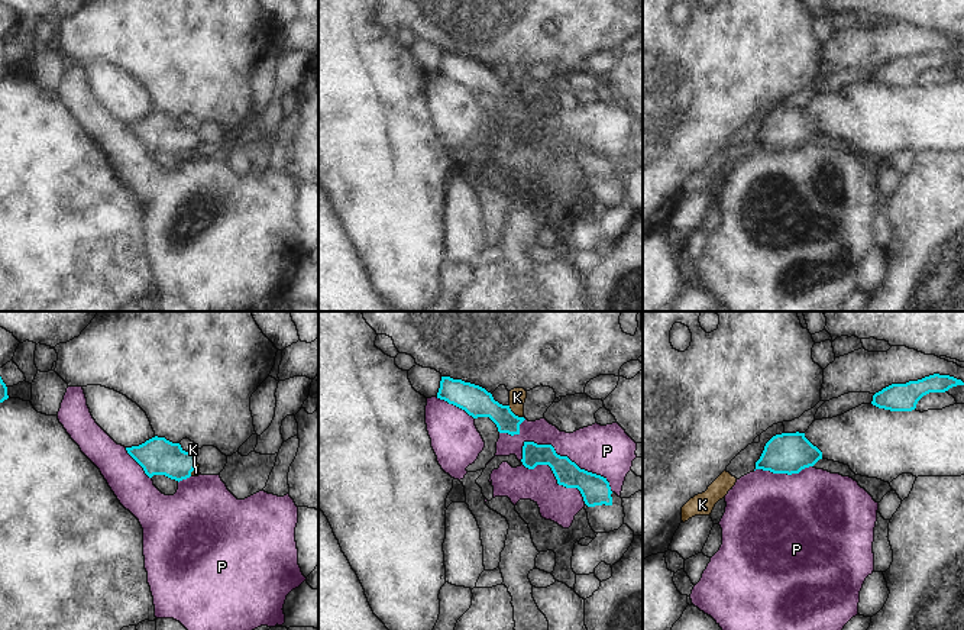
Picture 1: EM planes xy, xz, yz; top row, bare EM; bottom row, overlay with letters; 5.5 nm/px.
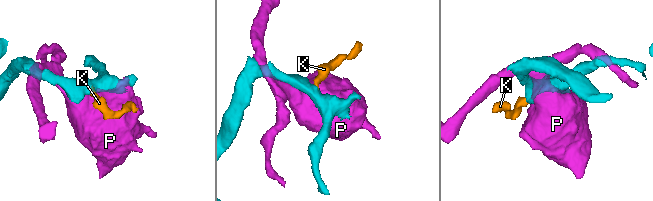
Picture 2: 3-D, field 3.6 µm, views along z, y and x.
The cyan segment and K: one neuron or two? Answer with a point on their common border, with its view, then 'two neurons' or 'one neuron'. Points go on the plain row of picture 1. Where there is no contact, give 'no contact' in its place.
xz (514, 90) | one neuron

